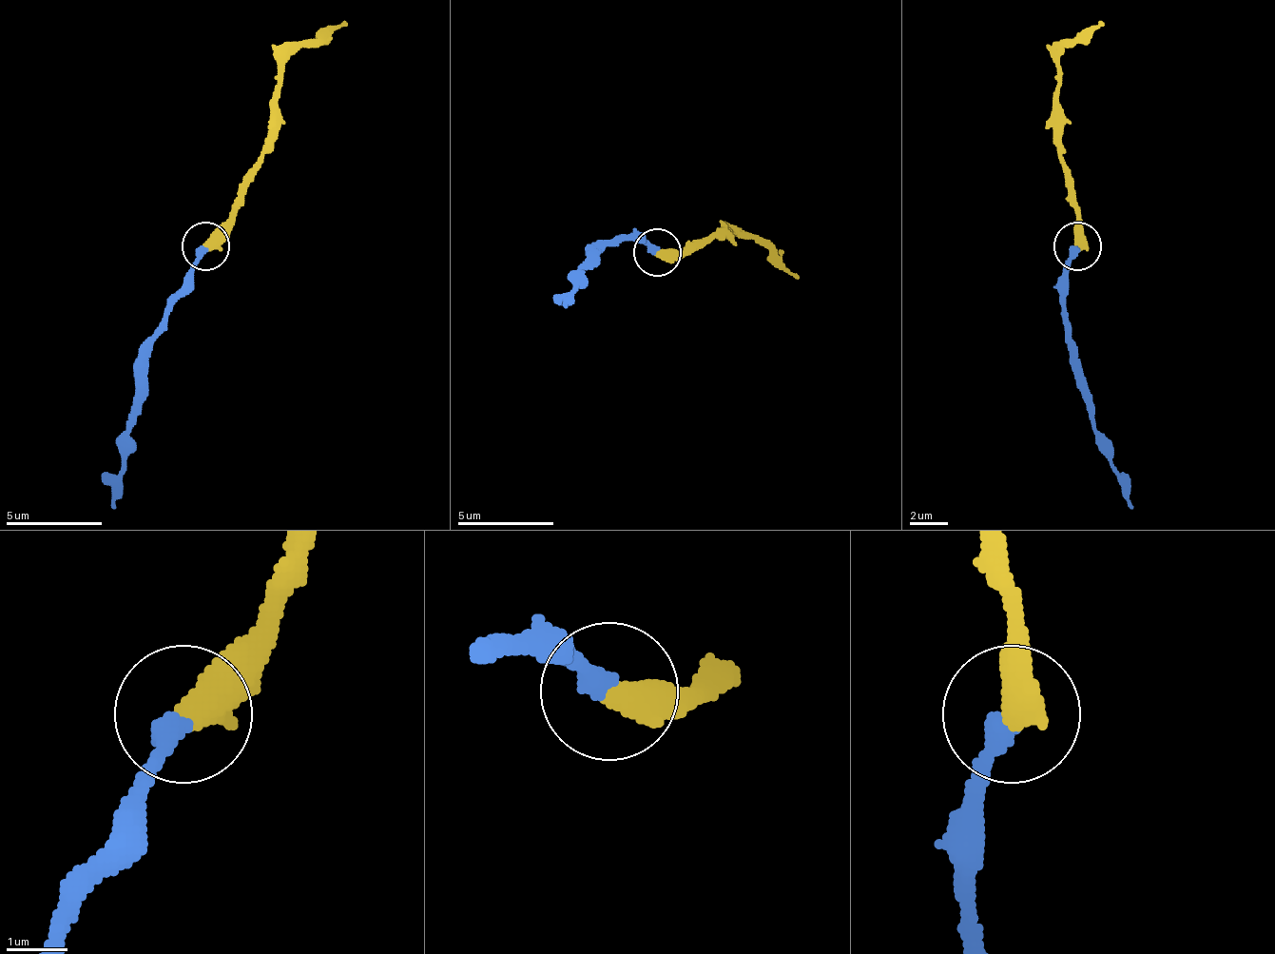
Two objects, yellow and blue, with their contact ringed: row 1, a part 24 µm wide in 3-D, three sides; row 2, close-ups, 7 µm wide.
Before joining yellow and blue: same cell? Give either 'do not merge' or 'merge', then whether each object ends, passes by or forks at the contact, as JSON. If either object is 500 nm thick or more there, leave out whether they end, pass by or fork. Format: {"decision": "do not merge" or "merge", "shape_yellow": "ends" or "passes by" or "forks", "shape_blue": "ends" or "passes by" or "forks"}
{"decision": "merge"}

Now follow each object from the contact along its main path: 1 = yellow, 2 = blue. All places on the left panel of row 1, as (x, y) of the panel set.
1: (206, 247), (244, 175), (264, 146), (274, 74), (307, 46), (345, 22)
2: (206, 247), (192, 285), (149, 353), (115, 506)

